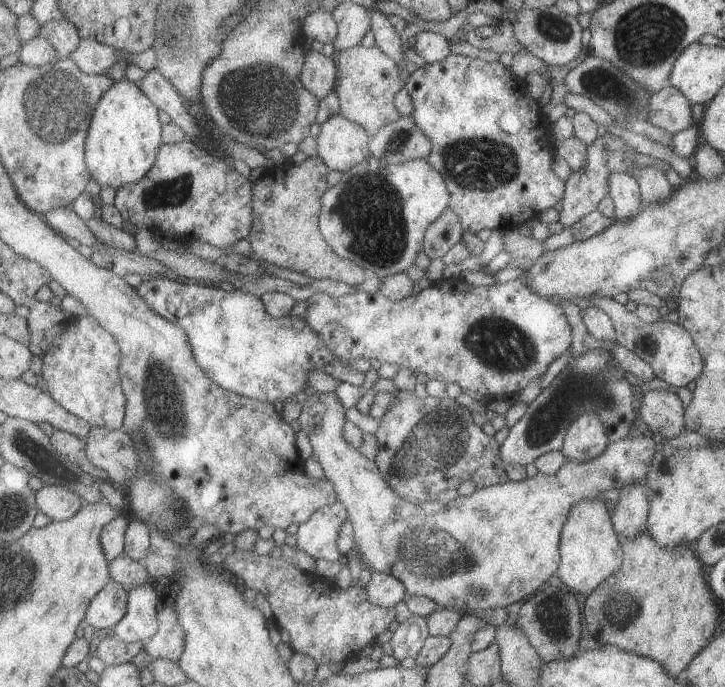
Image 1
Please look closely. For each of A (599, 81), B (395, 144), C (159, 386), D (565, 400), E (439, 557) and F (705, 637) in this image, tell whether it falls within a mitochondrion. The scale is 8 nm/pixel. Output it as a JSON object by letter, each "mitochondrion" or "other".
{"A":"mitochondrion","B":"mitochondrion","C":"mitochondrion","D":"mitochondrion","E":"mitochondrion","F":"other"}

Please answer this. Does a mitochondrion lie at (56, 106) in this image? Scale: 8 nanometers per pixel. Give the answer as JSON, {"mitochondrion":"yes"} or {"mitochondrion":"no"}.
{"mitochondrion":"yes"}

